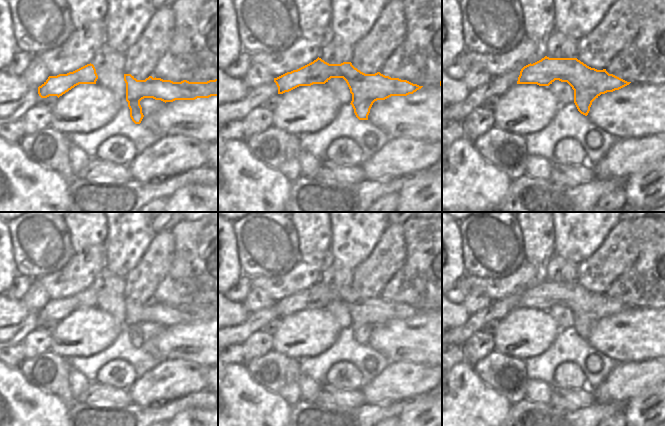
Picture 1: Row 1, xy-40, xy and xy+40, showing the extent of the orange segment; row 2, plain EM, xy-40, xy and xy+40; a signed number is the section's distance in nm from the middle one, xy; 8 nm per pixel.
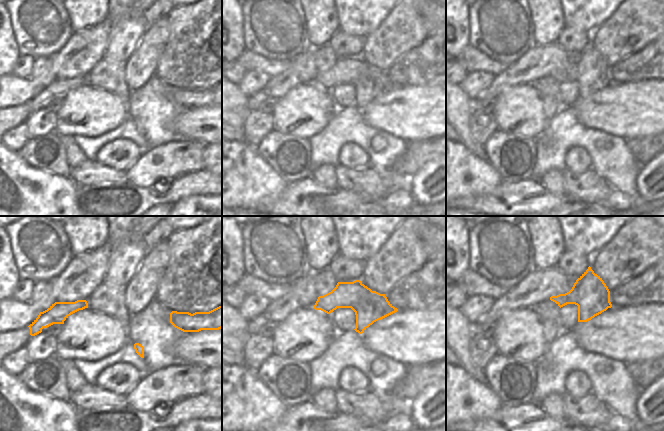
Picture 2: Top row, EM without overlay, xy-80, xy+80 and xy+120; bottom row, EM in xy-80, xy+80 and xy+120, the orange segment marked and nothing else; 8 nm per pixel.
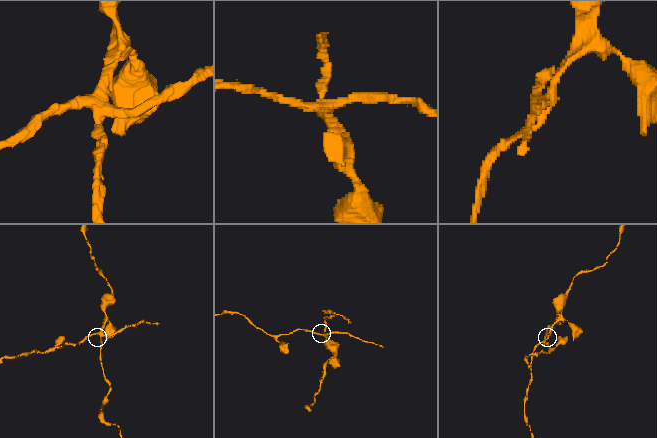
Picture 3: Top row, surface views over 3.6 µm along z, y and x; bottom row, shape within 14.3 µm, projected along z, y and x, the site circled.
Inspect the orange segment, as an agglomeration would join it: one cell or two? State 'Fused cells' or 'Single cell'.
Fused cells.

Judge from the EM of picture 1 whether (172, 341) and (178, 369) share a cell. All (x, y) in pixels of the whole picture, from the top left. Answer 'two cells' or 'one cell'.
two cells

